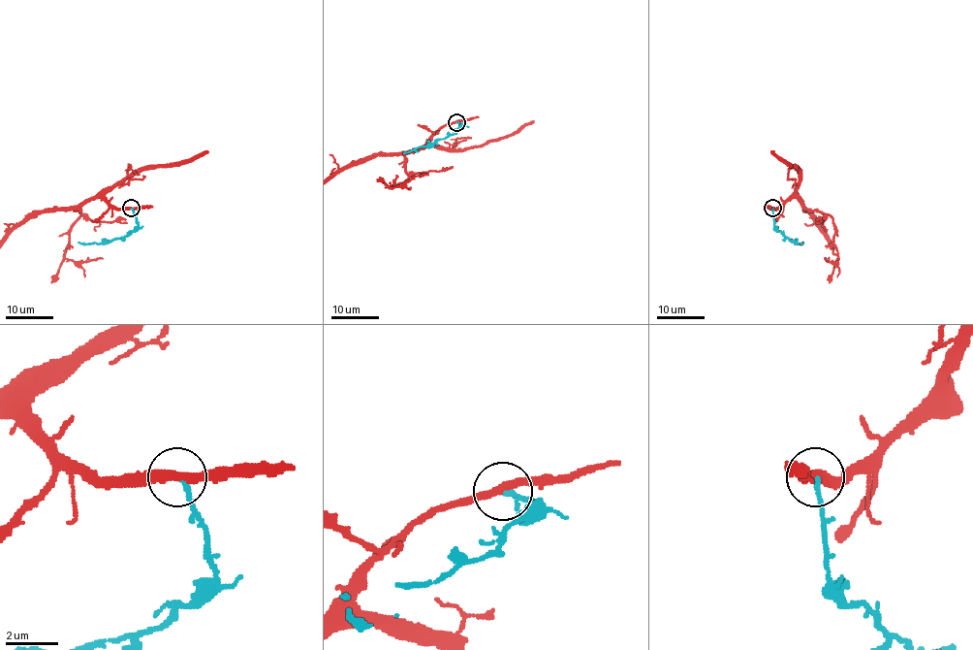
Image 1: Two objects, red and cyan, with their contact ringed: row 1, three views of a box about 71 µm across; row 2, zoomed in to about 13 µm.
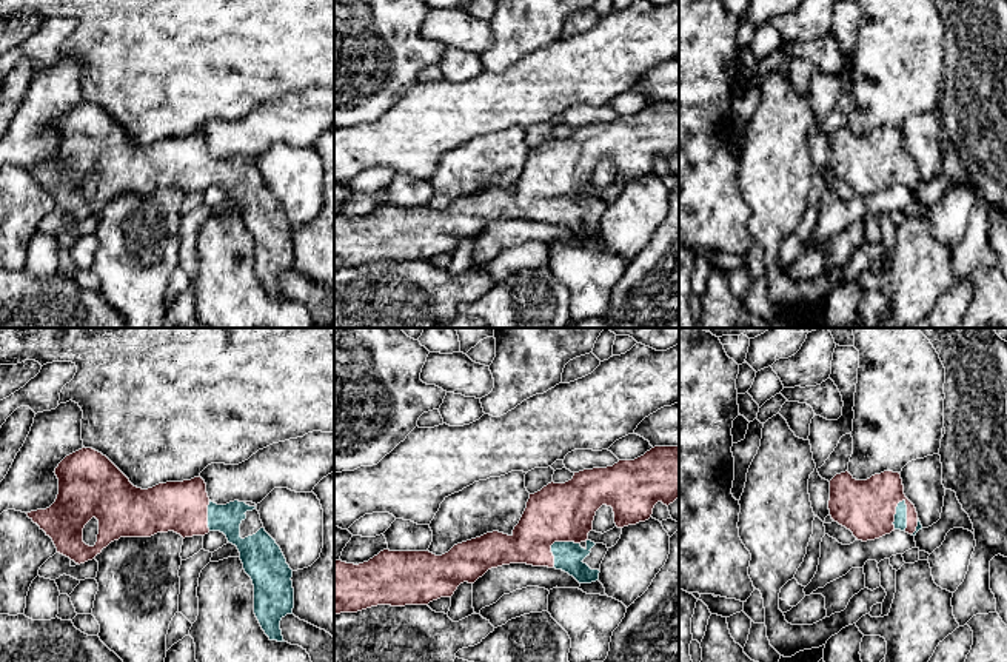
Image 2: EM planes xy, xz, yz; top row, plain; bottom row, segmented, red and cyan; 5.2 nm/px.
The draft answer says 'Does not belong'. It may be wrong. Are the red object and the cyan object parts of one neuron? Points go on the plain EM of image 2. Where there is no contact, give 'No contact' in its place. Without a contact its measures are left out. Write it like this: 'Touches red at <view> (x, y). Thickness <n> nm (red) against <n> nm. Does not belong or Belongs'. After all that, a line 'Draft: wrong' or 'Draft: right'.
Touches red at yz (907, 170). Thickness 300 nm (red) against 70 nm. Belongs
Draft: wrong

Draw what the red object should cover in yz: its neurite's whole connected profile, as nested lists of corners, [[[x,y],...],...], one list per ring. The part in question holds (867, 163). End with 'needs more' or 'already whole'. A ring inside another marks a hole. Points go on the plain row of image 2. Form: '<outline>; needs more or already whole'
[[[848,126],[830,135],[830,171],[867,197],[895,185],[916,191],[922,180],[915,160],[905,152],[899,128],[884,126],[856,135]]]; needs more

